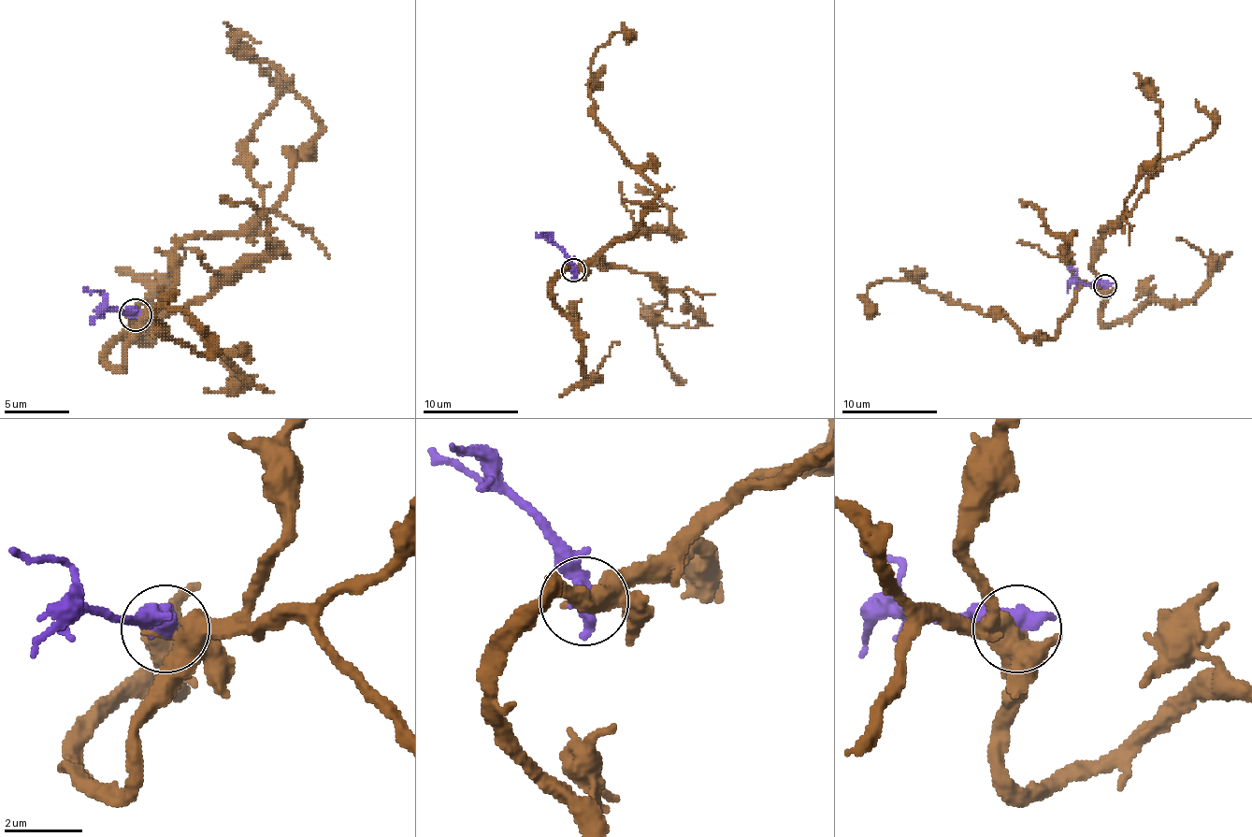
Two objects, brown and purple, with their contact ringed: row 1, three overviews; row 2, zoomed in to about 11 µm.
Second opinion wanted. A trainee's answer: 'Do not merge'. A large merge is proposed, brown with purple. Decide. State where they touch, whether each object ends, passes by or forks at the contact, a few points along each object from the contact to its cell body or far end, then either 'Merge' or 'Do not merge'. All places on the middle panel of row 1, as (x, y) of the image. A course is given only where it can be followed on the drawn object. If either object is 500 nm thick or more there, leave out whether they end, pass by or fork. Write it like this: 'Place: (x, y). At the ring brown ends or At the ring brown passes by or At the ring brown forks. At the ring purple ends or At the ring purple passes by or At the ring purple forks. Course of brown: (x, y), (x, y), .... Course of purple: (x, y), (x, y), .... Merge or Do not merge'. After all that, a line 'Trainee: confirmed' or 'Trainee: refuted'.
Place: (573, 269). Course of brown: (574, 270), (596, 261), (639, 225), (657, 192), (597, 121), (588, 84), (591, 58), (617, 32), (631, 36). Course of purple: (574, 270), (571, 261), (536, 232). Do not merge
Trainee: confirmed

